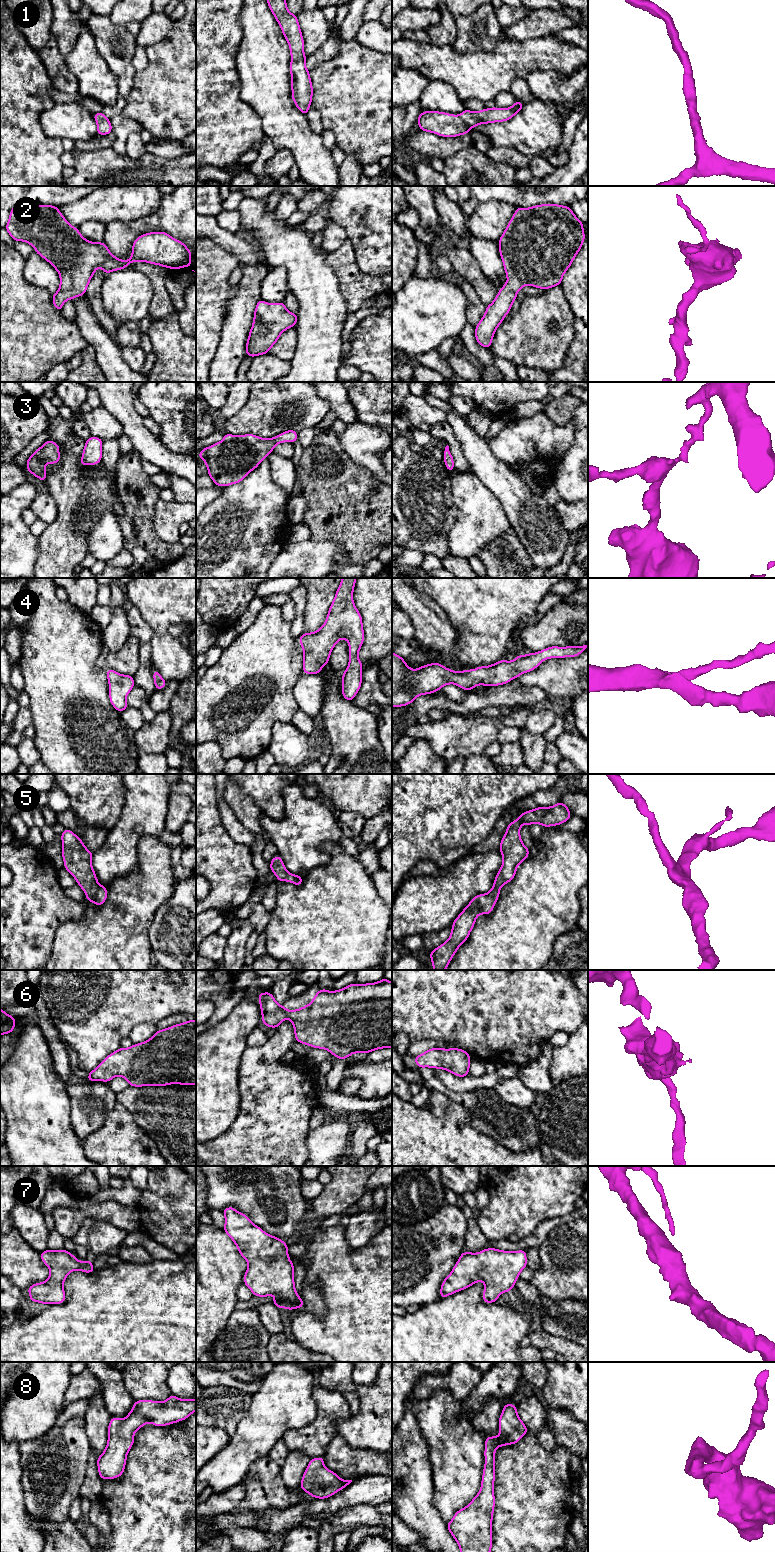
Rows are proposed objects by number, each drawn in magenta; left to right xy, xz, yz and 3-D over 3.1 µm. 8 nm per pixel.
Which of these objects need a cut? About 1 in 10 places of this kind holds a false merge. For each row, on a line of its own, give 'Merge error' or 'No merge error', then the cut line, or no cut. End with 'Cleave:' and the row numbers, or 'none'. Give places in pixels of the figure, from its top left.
1: No merge error. No split
2: No merge error. No split
3: No merge error. No split
4: No merge error. No split
5: No merge error. No split
6: No merge error. No split
7: No merge error. No split
8: No merge error. No split
Cleave: none

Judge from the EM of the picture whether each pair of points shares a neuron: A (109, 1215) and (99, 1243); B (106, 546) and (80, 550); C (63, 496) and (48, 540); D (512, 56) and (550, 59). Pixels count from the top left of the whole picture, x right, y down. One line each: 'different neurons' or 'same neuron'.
A: different neurons
B: different neurons
C: same neuron
D: same neuron

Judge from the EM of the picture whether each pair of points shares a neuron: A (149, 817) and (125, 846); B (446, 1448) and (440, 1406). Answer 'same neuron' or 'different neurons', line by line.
A: same neuron
B: same neuron

